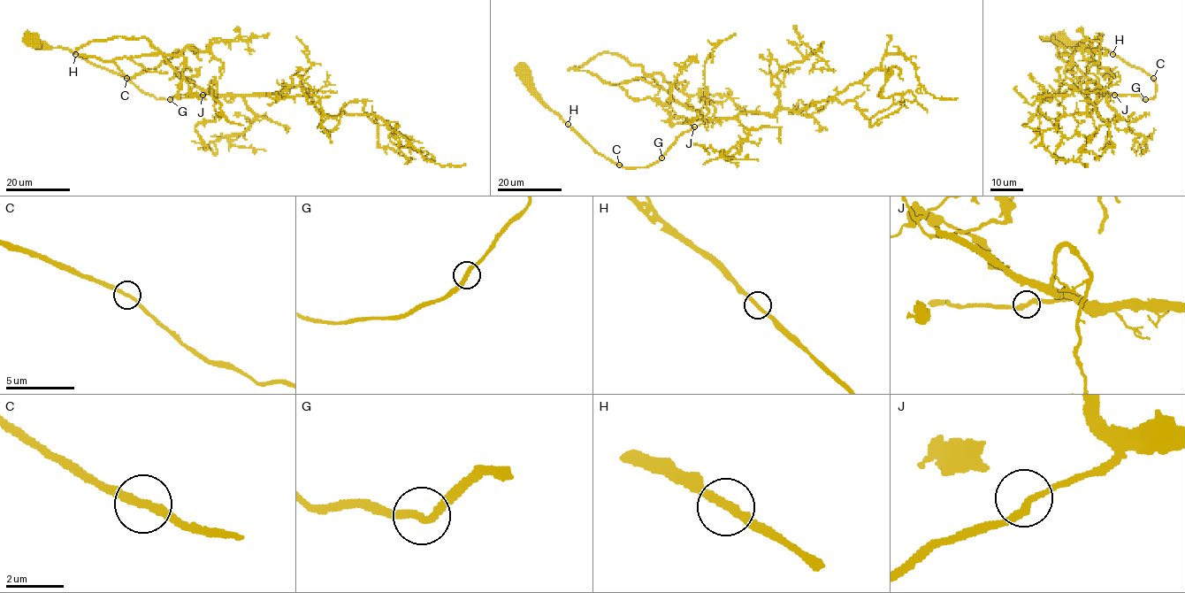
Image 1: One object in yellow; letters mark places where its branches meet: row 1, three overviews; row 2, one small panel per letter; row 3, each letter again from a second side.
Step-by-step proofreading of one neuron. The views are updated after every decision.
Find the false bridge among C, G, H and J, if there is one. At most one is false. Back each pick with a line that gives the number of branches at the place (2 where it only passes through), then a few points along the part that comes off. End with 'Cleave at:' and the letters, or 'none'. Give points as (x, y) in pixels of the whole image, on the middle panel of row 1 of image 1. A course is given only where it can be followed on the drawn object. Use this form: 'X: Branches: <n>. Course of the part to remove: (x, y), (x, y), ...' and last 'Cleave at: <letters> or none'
Cleave at: none

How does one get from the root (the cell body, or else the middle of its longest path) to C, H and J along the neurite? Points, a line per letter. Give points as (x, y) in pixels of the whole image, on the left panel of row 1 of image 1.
C: (31, 41), (31, 43), (53, 48), (70, 49), (88, 62), (126, 78)
H: (31, 41), (31, 43), (53, 48), (68, 48), (75, 54)
J: (31, 41), (70, 49), (128, 79), (157, 99), (202, 95)

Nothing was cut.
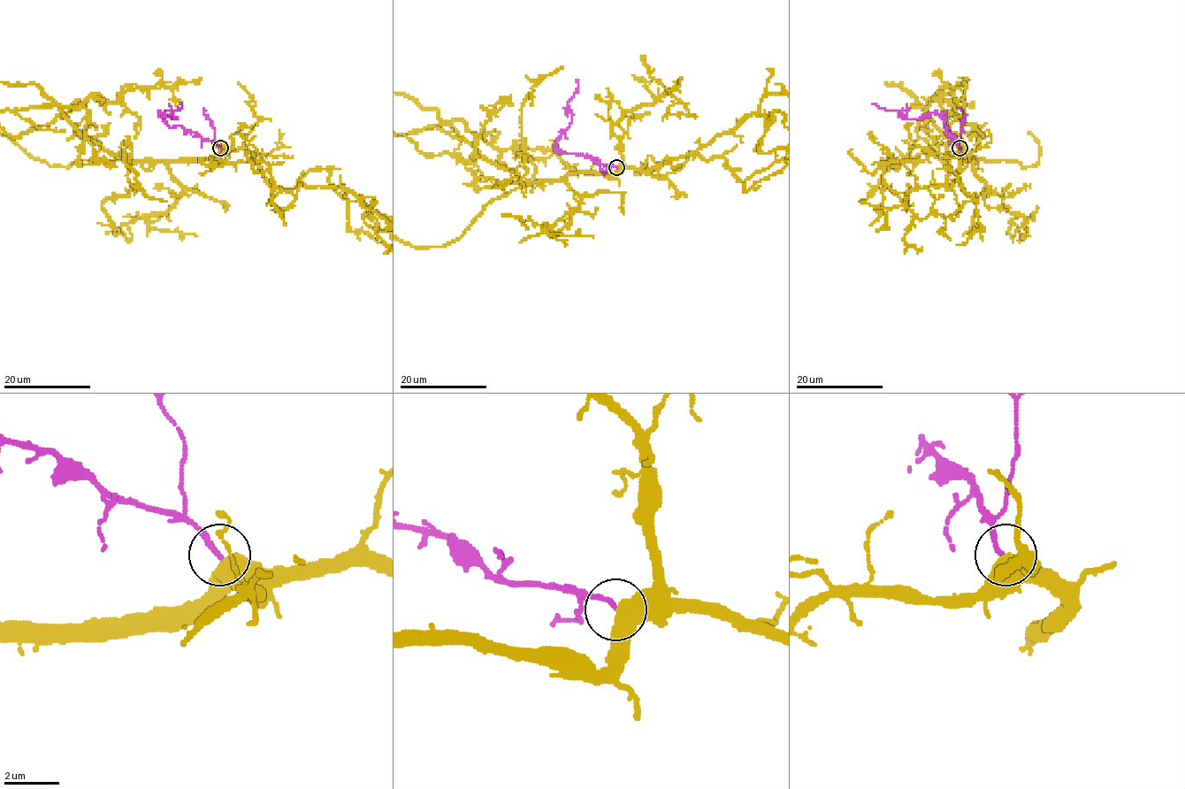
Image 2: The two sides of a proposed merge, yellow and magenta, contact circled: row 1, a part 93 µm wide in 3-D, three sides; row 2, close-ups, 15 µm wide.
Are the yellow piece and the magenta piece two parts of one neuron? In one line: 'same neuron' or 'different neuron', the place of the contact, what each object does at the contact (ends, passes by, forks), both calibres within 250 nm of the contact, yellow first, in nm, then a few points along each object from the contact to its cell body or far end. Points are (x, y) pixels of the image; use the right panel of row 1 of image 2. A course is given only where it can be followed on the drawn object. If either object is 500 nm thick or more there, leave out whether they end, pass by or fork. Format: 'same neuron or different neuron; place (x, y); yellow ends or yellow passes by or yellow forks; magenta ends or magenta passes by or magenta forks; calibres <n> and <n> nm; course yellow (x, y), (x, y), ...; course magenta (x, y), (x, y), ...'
same neuron; place (959, 148); calibres 500 and 190 nm; course magenta (960, 148), (941, 115), (932, 113), (917, 119), (905, 118), (900, 110), (872, 103)

